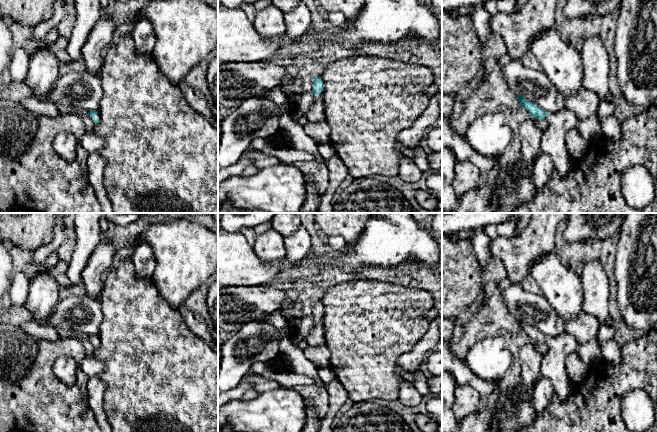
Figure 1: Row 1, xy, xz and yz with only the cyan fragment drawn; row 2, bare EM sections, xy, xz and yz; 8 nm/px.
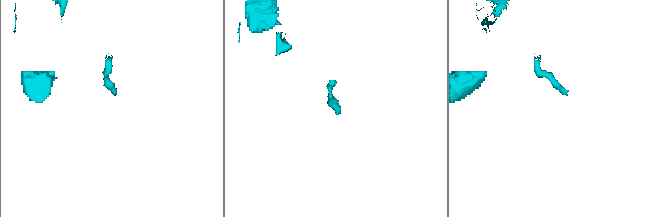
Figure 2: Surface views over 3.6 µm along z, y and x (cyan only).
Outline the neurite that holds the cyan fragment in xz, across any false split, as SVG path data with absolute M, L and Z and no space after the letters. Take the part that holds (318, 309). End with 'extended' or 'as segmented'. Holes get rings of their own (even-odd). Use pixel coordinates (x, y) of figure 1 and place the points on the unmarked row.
M320 300L313 301L313 328L306 341L309 345L325 345L325 331L323 323L324 306Z; extended

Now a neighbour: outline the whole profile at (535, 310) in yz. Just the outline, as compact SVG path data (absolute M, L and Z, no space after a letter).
M511 284L501 297L516 320L523 319L547 336L557 337L565 332L566 322L544 295L533 294L517 284Z

